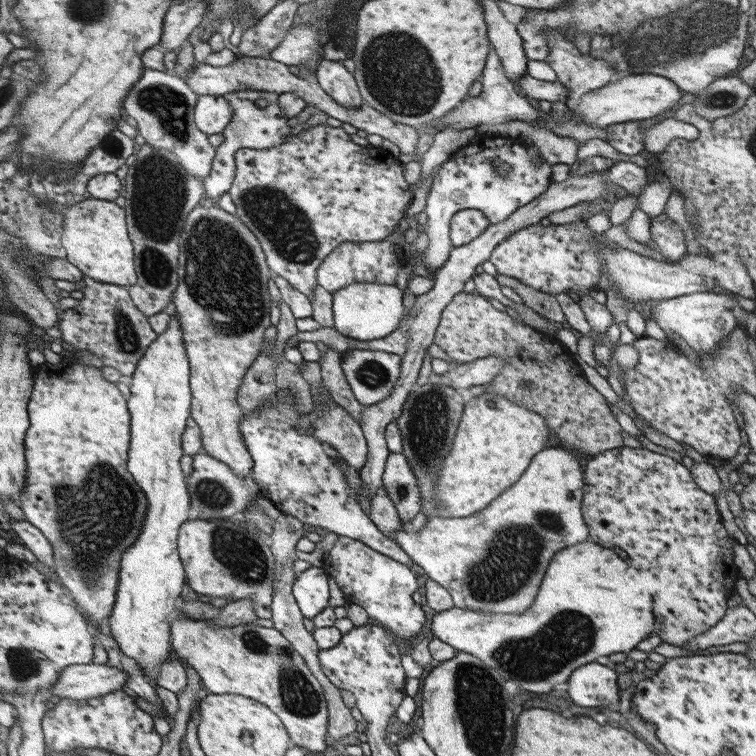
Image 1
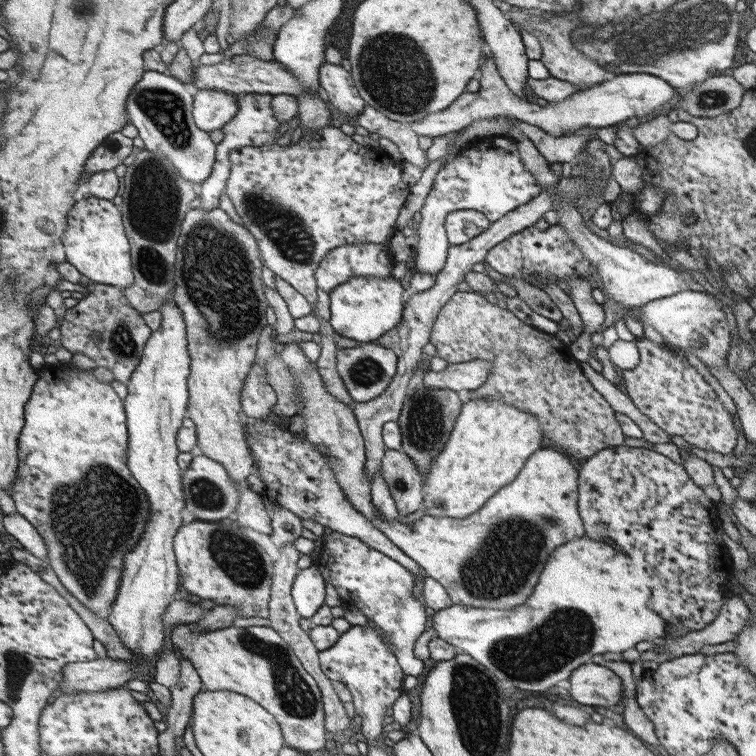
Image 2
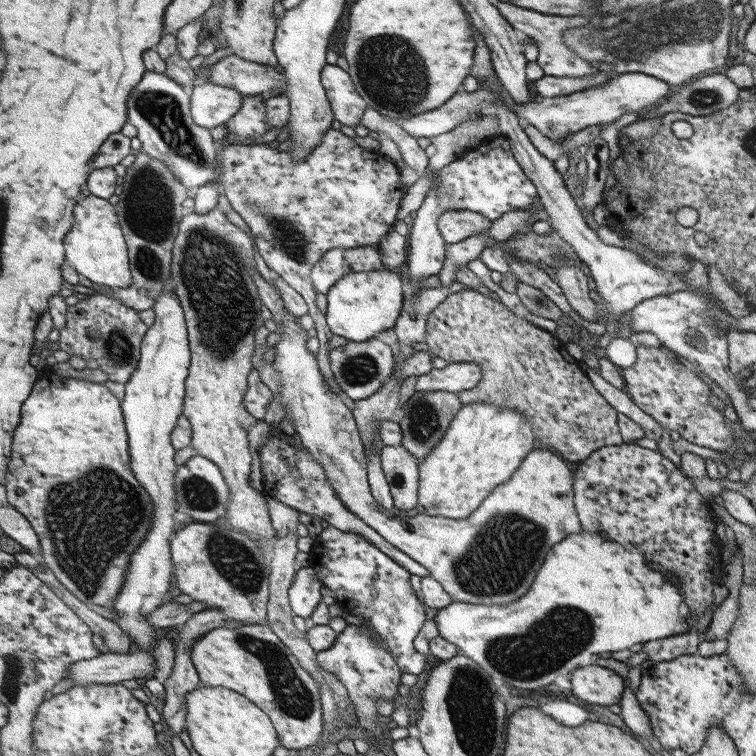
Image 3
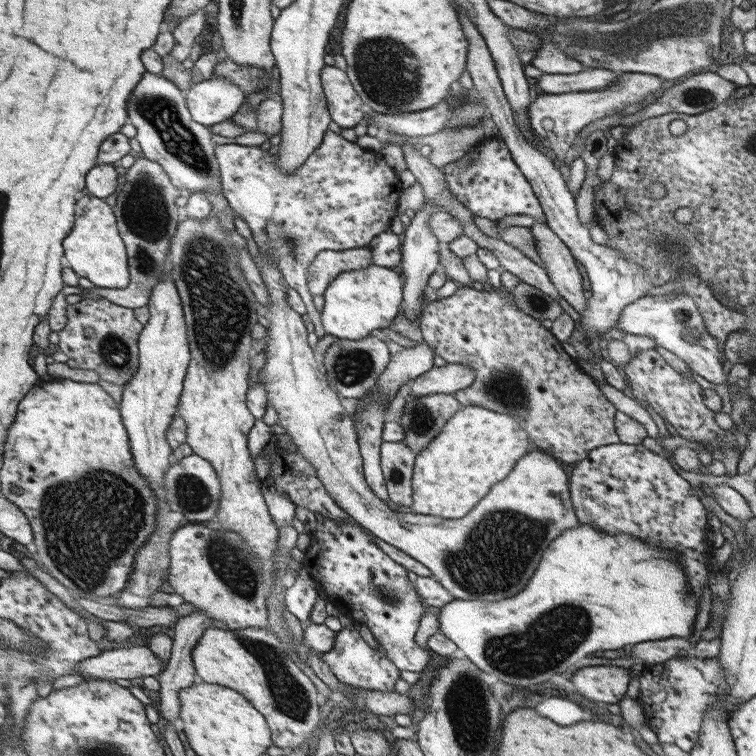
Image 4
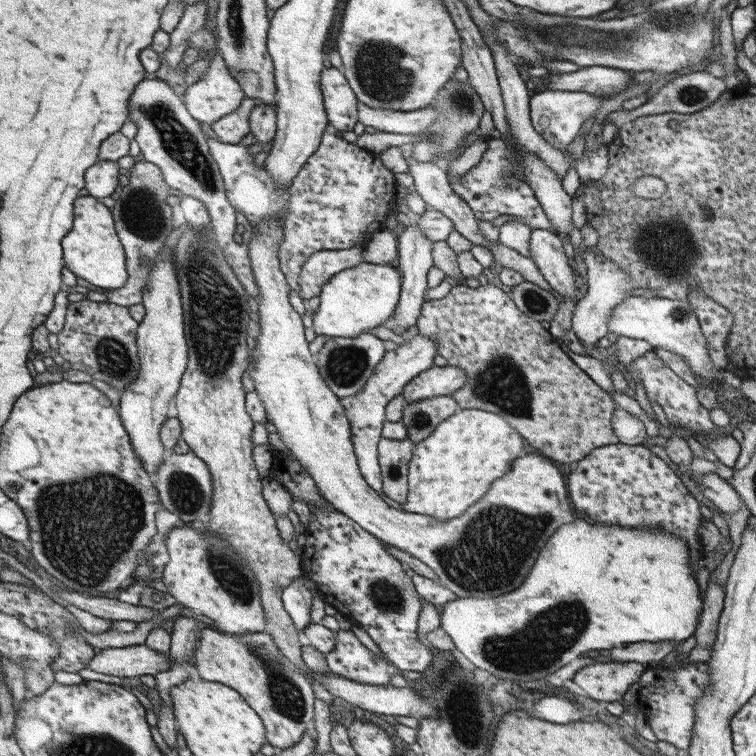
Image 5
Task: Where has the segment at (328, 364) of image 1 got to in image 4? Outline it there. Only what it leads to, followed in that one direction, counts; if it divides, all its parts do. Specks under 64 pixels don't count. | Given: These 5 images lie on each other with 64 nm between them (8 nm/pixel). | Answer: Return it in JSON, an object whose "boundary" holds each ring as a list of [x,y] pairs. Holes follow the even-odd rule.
{"boundary":[[[332,130],[326,132],[321,147],[310,155],[308,162],[293,173],[287,173],[279,167],[281,156],[275,150],[262,150],[258,146],[240,144],[226,144],[216,148],[223,172],[225,195],[232,208],[249,223],[258,246],[267,252],[267,256],[286,276],[287,285],[301,292],[308,306],[308,315],[314,324],[315,333],[319,338],[323,337],[327,333],[322,324],[321,312],[314,306],[313,294],[309,287],[310,265],[322,251],[368,247],[375,236],[390,226],[390,220],[396,214],[398,194],[402,188],[398,176],[376,151],[366,152],[360,145],[345,140],[341,134]]]}

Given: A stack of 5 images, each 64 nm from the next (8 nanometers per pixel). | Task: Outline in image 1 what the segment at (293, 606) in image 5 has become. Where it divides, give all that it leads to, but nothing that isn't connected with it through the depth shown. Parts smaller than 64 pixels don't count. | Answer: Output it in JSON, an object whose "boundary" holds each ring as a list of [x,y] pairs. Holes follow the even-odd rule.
{"boundary":[[[310,567],[300,574],[294,593],[306,618],[313,619],[328,606],[330,588],[322,567]]]}

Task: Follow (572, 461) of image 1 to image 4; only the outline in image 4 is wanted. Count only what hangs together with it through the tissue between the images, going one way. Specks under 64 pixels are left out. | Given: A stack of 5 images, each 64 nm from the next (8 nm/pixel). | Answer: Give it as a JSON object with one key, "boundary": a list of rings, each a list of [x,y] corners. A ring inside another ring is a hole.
{"boundary":[[[259,249],[263,263],[263,277],[270,287],[271,294],[266,297],[270,316],[268,316],[268,346],[267,363],[262,369],[266,372],[266,380],[260,379],[259,384],[264,385],[269,392],[270,406],[276,408],[279,423],[287,430],[287,434],[298,446],[298,452],[310,459],[310,464],[317,470],[319,479],[327,488],[329,495],[355,520],[355,522],[375,534],[380,540],[413,557],[416,561],[425,565],[432,572],[432,578],[442,587],[446,588],[455,599],[458,600],[486,600],[488,602],[512,598],[530,582],[542,552],[546,544],[550,544],[554,538],[558,538],[562,532],[569,528],[579,526],[576,520],[572,503],[570,502],[570,485],[566,470],[558,462],[556,457],[535,450],[523,456],[516,464],[514,472],[507,476],[508,480],[493,484],[492,490],[478,502],[478,508],[470,512],[470,516],[458,519],[445,519],[441,516],[425,515],[420,513],[400,513],[391,510],[387,503],[377,497],[372,486],[365,476],[364,460],[359,444],[359,436],[356,431],[356,420],[348,414],[346,408],[340,403],[340,396],[329,382],[329,377],[324,376],[318,370],[318,362],[310,348],[310,332],[306,321],[297,310],[292,308],[288,296],[288,285],[284,274],[280,272],[275,262],[267,256],[267,252]]]}

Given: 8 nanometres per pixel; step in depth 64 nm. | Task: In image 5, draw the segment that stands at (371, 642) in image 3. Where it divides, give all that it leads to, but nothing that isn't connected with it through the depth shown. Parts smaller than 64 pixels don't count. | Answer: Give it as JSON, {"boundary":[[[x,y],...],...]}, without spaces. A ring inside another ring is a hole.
{"boundary":[[[350,629],[338,630],[335,640],[334,650],[325,654],[329,669],[338,676],[344,676],[344,678],[374,686],[388,686],[390,685],[390,678],[392,674],[396,674],[398,669],[390,663],[388,660],[382,660],[378,658],[374,652],[371,652],[360,640],[354,635]]]}

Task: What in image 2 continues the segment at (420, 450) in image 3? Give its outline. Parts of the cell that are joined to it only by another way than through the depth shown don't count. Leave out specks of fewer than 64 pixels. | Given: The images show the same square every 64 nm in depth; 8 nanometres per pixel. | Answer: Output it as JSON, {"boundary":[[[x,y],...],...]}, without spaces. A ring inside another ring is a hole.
{"boundary":[[[418,386],[414,394],[405,397],[403,403],[400,416],[396,420],[403,436],[401,450],[412,457],[421,476],[425,478],[433,460],[445,450],[446,443],[449,442],[453,427],[461,414],[462,402],[456,391]]]}

